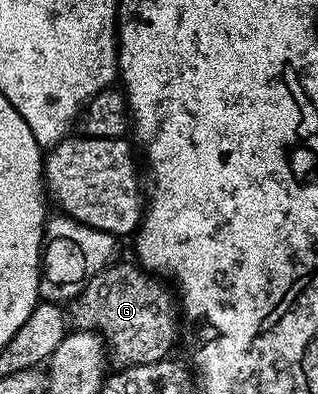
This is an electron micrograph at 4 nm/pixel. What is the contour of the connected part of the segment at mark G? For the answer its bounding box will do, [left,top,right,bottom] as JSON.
[67,262,179,365]

